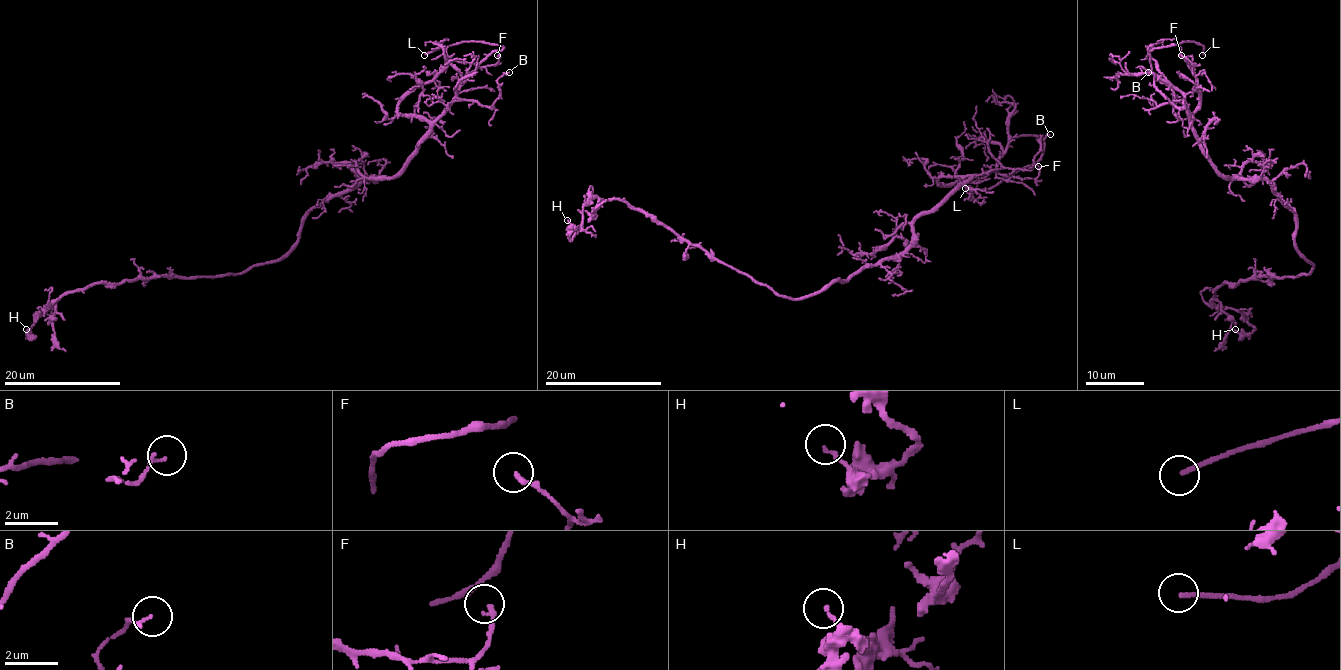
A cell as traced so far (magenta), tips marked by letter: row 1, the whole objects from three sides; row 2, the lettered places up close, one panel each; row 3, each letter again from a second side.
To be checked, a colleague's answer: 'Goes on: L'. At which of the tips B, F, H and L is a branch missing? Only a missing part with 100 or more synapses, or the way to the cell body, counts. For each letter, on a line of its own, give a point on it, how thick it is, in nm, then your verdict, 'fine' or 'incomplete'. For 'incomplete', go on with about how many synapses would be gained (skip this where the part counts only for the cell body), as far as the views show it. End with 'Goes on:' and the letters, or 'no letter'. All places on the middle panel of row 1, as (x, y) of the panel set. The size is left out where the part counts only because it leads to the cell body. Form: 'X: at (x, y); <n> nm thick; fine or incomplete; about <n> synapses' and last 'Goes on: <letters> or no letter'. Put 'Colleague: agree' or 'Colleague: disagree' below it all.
B: at (1050, 134); 120 nm thick; fine
F: at (1038, 166); 190 nm thick; fine
H: at (567, 220); 120 nm thick; fine
L: at (965, 188); 160 nm thick; incomplete
Goes on: L
Colleague: agree

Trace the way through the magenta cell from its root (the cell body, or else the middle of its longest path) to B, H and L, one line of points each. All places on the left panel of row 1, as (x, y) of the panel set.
B: (315, 208), (365, 178), (391, 178), (455, 100), (492, 107), (499, 95), (497, 79), (509, 72)
H: (315, 208), (299, 240), (276, 260), (239, 273), (91, 283), (61, 294), (26, 329)
L: (315, 208), (353, 190), (365, 178), (391, 178), (467, 76), (503, 47), (459, 41), (424, 55)

